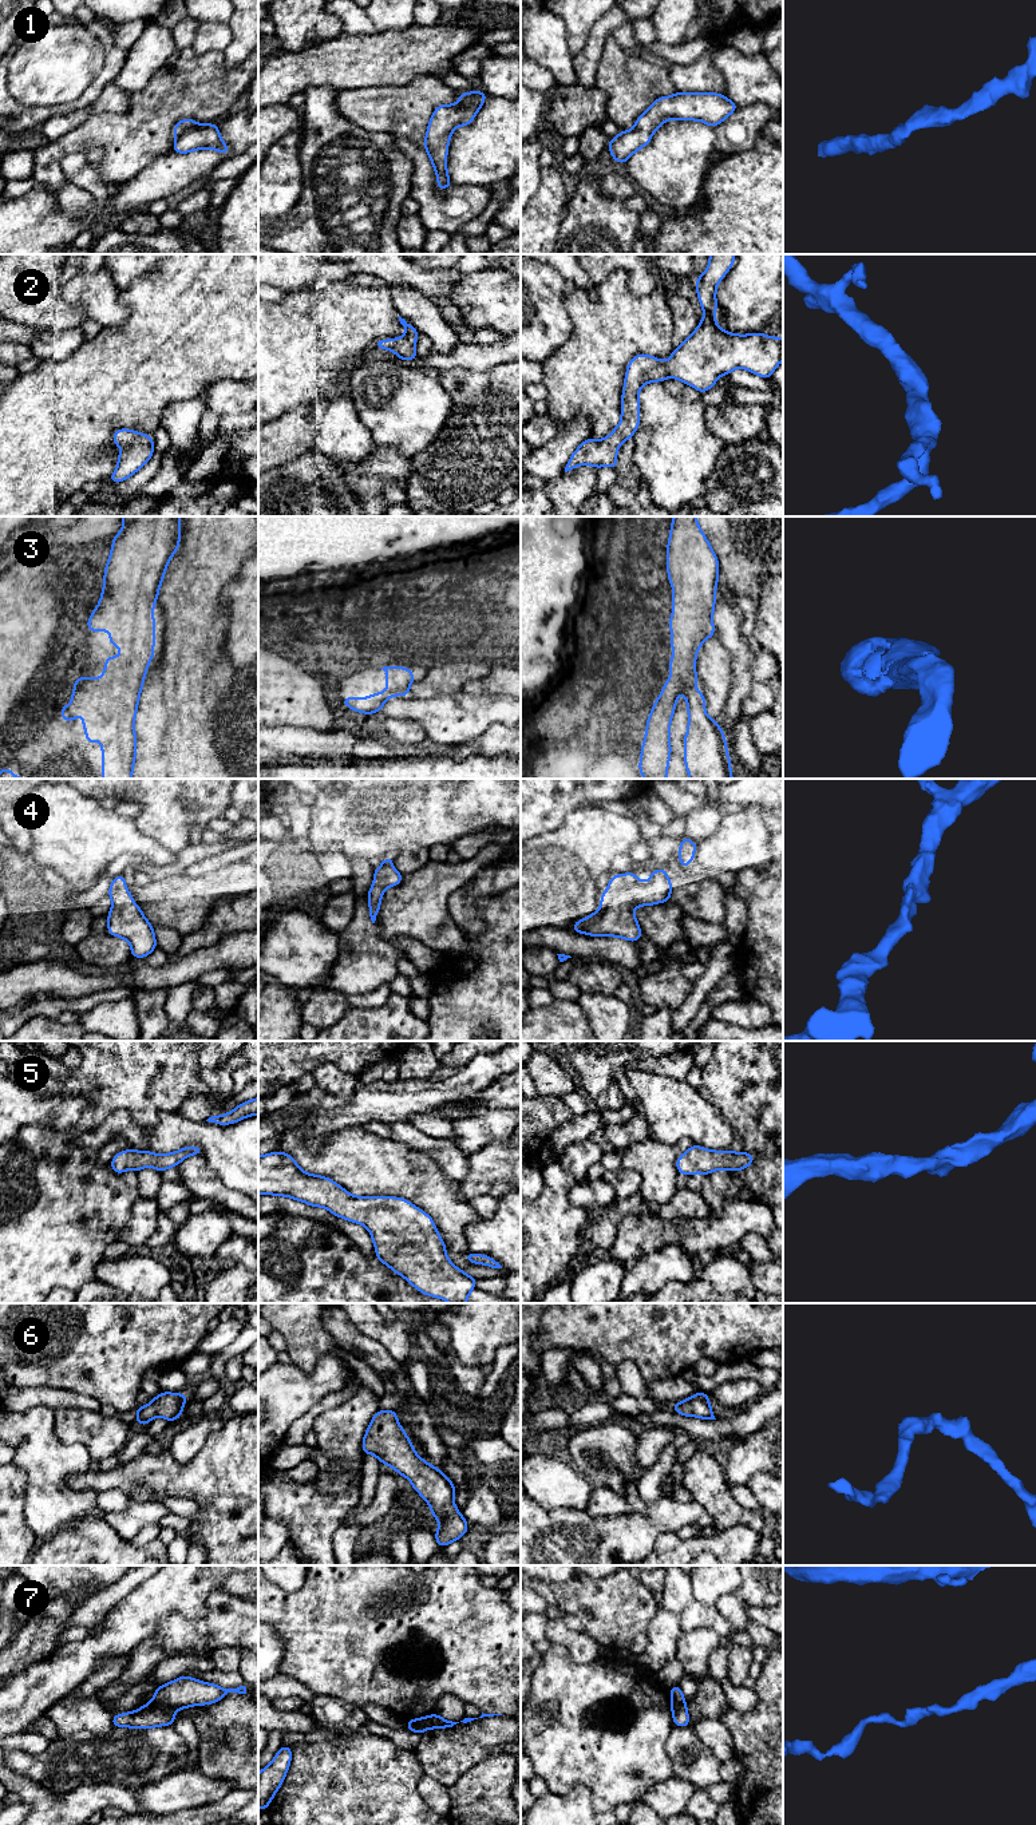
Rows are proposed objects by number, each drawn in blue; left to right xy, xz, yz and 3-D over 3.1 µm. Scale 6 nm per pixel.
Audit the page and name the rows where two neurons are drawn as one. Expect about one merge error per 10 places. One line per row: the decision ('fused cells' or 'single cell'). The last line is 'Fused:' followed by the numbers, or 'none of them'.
1: single cell
2: single cell
3: single cell
4: single cell
5: single cell
6: single cell
7: fused cells
Fused: 7

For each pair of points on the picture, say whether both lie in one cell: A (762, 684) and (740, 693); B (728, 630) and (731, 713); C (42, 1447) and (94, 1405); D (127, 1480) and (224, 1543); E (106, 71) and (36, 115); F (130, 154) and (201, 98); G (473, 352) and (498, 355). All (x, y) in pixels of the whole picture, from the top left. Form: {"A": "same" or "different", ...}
{"A": "different", "B": "same", "C": "different", "D": "same", "E": "same", "F": "same", "G": "same"}

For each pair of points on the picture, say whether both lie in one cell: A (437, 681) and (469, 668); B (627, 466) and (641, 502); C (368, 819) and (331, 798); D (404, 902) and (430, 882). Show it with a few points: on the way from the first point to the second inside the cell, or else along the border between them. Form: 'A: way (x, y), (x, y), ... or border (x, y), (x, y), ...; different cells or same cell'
A: way (445, 679), (461, 672); same cell
B: border (643, 481), (631, 502); different cells
C: way (359, 819), (352, 819), (340, 807); same cell
D: way (411, 901), (423, 889); same cell

